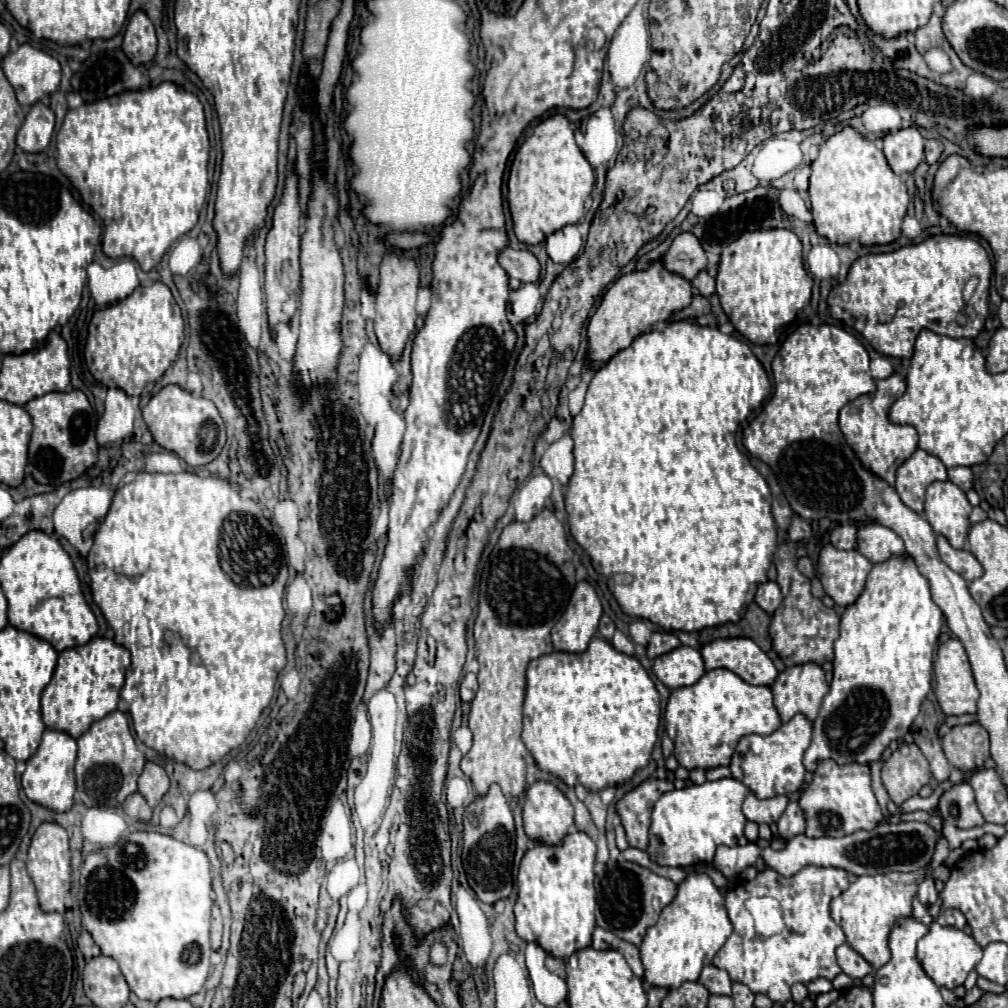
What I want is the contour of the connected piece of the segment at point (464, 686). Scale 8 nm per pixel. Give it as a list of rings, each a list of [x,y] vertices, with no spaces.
[[[468,672],[462,682],[460,682],[460,698],[462,702],[472,702],[472,698],[476,696],[478,692],[478,682],[476,682],[476,674]]]

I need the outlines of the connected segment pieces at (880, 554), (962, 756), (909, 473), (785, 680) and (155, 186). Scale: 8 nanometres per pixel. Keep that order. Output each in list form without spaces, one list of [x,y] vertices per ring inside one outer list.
[[[876,522],[860,524],[856,536],[858,536],[856,550],[862,556],[866,556],[872,564],[884,562],[894,554],[904,556],[904,552],[906,552],[900,536],[896,532],[892,532],[890,528],[882,526],[882,524],[876,524]]]
[[[978,722],[966,726],[954,726],[942,738],[942,748],[950,766],[970,772],[974,768],[980,768],[984,760],[990,756],[988,732]]]
[[[918,448],[898,468],[894,488],[898,490],[902,502],[908,508],[922,514],[926,488],[936,480],[946,480],[946,466],[940,462],[940,458],[936,458],[936,456]]]
[[[816,662],[786,668],[778,674],[770,688],[782,722],[788,722],[798,712],[814,720],[824,696],[830,690],[824,678],[824,670]]]
[[[174,82],[146,90],[128,90],[116,96],[68,110],[56,134],[58,168],[70,178],[82,200],[102,218],[102,250],[110,258],[134,256],[142,270],[154,268],[164,252],[198,222],[208,190],[208,132],[204,106],[196,94]]]

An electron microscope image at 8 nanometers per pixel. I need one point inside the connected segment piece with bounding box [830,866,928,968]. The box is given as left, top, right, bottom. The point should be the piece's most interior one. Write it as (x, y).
(867, 911)

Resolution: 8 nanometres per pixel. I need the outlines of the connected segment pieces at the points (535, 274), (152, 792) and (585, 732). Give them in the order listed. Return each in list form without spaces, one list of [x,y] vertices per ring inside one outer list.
[[[506,246],[500,252],[498,262],[502,264],[502,268],[506,270],[506,274],[510,278],[516,278],[520,282],[538,282],[540,280],[540,264],[538,264],[536,256],[528,250],[514,250],[512,246]]]
[[[146,762],[144,772],[138,778],[138,792],[146,798],[146,802],[154,808],[162,796],[168,792],[168,774],[164,772],[162,766],[154,762]]]
[[[594,636],[580,654],[550,652],[532,660],[526,670],[526,680],[522,742],[532,752],[540,770],[558,776],[568,786],[582,784],[598,792],[624,784],[638,768],[648,764],[660,724],[660,694],[636,656],[618,652],[608,640]]]

